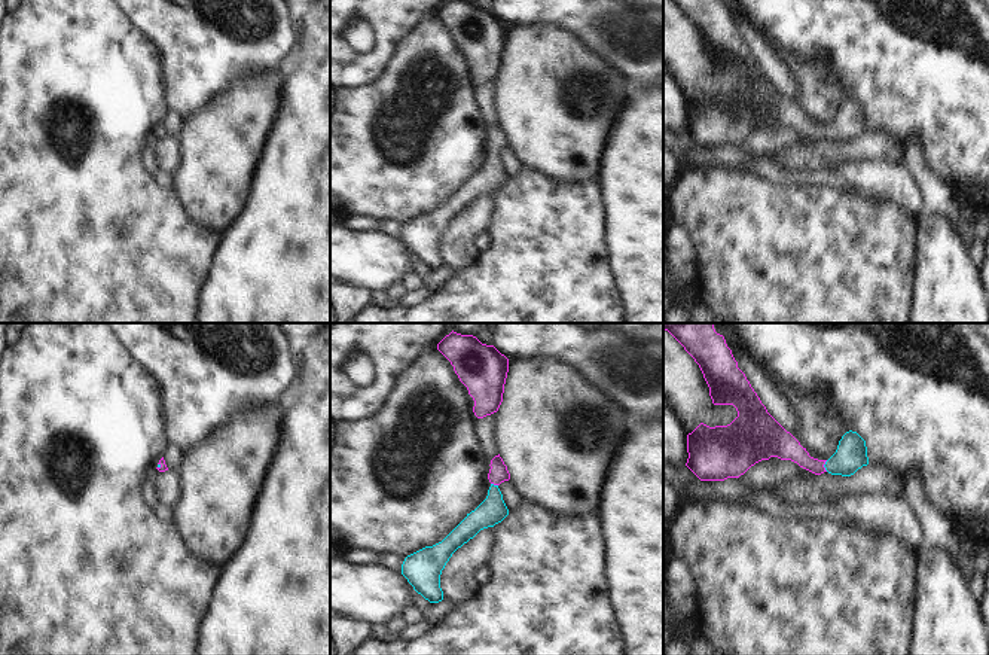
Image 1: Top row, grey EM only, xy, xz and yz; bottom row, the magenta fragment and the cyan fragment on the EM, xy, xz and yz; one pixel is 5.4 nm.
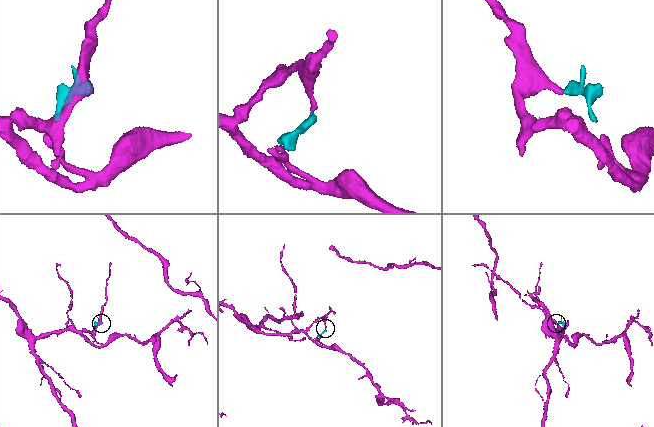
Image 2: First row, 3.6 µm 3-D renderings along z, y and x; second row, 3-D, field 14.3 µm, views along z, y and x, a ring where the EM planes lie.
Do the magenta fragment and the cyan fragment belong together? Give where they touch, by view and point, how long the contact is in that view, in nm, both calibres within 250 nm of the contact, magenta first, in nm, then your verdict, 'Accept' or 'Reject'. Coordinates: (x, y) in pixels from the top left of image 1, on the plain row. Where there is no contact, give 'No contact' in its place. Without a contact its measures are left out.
Touches magenta at yz (823, 133). Shared border 60 nm. Thickness 150 nm (magenta) against 170 nm. Accept.

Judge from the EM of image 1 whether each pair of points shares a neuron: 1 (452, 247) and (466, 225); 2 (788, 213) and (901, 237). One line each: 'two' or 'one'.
1: one
2: one

